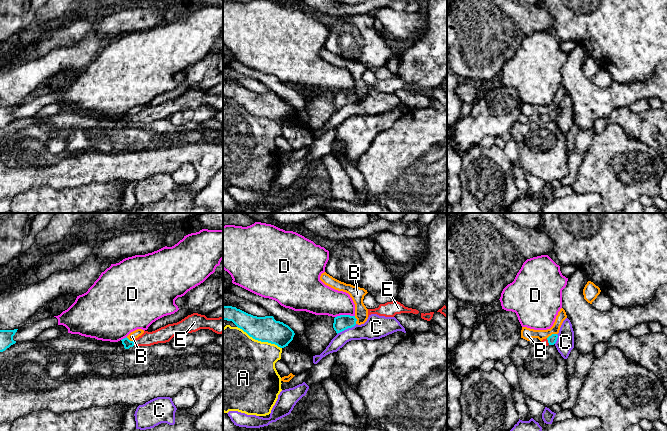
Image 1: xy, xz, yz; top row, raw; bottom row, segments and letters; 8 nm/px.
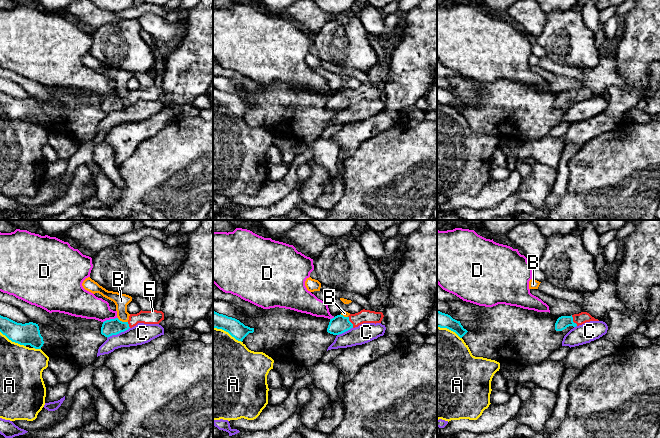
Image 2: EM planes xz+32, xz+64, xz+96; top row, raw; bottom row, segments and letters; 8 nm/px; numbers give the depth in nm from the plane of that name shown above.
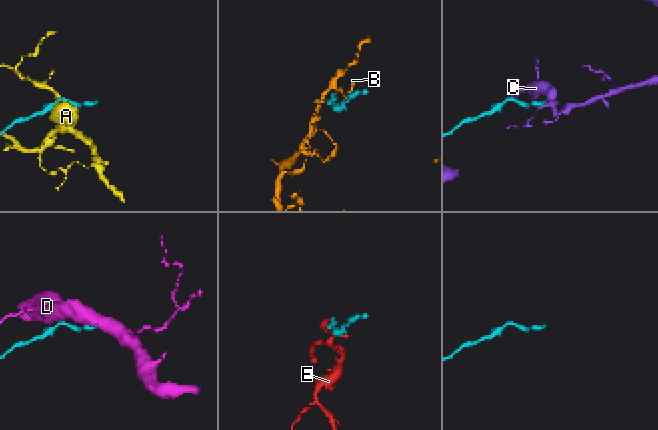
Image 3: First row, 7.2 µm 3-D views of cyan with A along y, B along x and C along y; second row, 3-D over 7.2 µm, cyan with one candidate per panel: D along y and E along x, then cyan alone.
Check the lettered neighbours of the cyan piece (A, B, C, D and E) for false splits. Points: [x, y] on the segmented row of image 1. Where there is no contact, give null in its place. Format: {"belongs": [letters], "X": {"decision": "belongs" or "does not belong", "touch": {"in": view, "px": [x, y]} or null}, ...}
{"belongs": ["E"], "A": {"decision": "does not belong", "touch": {"in": "xz", "px": [259, 340]}}, "B": {"decision": "does not belong", "touch": {"in": "yz", "px": [551, 335]}}, "C": {"decision": "does not belong", "touch": {"in": "xz", "px": [346, 328]}}, "D": {"decision": "does not belong", "touch": {"in": "xz", "px": [344, 315]}}, "E": {"decision": "belongs", "touch": {"in": "xy", "px": [133, 343]}}}

